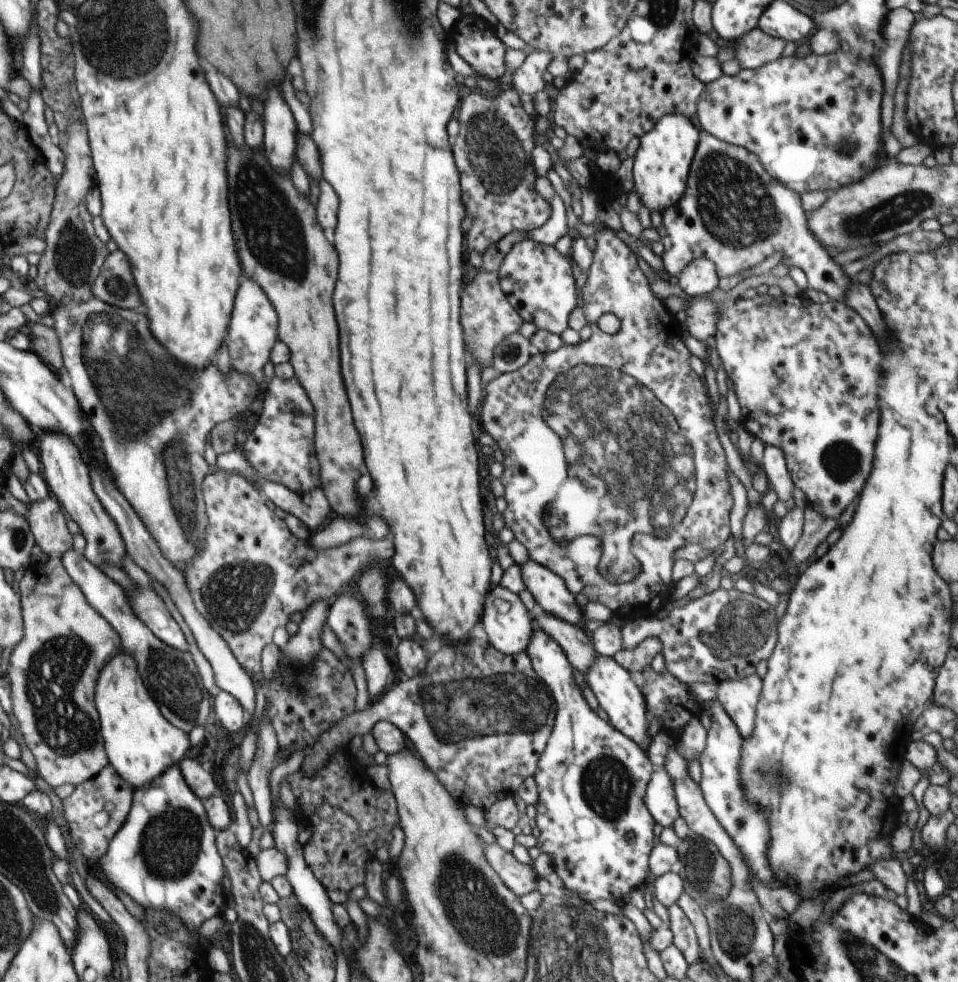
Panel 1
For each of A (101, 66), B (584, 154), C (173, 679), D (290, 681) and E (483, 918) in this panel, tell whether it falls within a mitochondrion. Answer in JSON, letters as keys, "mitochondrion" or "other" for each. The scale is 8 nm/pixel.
{"A":"mitochondrion","B":"other","C":"mitochondrion","D":"mitochondrion","E":"mitochondrion"}

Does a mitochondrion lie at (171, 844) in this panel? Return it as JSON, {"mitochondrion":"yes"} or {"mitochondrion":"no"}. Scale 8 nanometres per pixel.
{"mitochondrion":"yes"}

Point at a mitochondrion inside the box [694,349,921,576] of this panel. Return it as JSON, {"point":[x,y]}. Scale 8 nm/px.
{"point":[842,461]}

